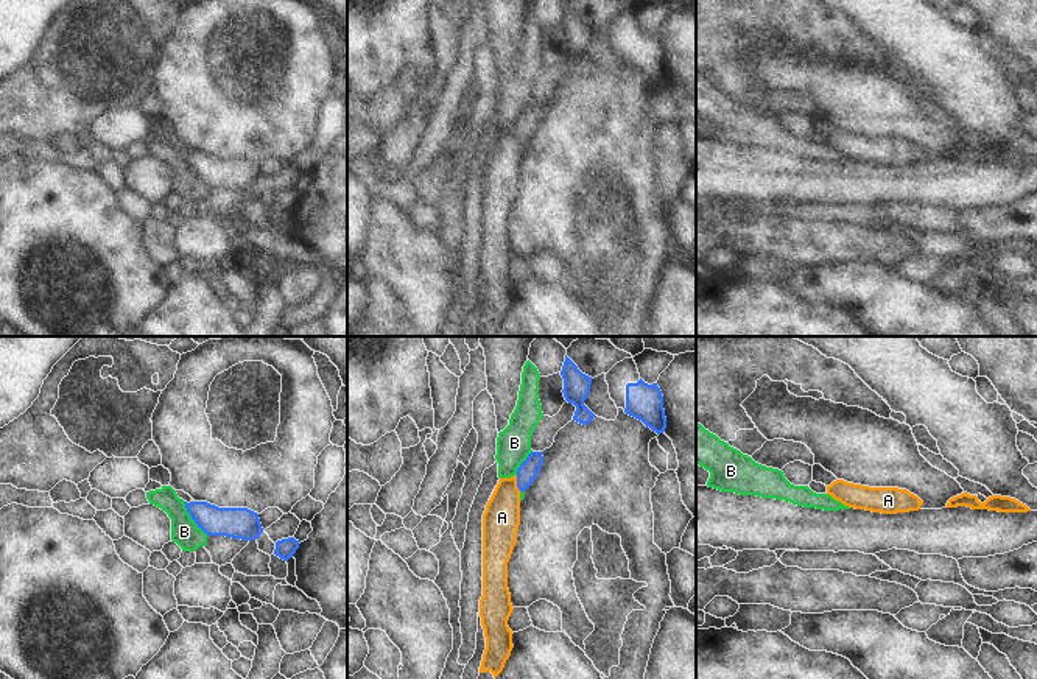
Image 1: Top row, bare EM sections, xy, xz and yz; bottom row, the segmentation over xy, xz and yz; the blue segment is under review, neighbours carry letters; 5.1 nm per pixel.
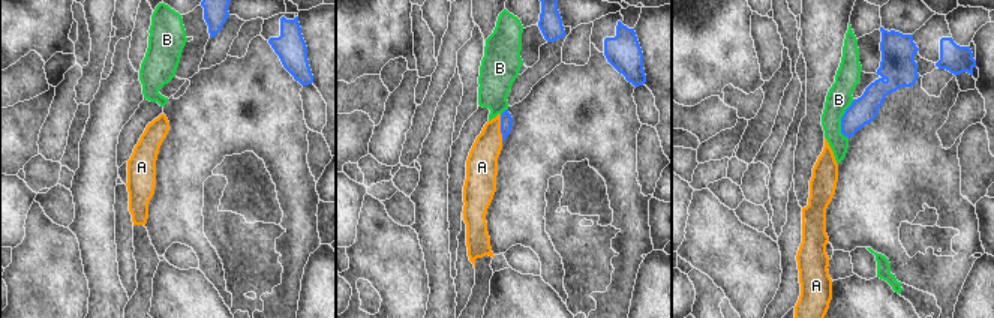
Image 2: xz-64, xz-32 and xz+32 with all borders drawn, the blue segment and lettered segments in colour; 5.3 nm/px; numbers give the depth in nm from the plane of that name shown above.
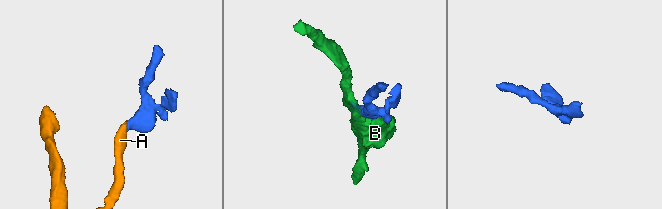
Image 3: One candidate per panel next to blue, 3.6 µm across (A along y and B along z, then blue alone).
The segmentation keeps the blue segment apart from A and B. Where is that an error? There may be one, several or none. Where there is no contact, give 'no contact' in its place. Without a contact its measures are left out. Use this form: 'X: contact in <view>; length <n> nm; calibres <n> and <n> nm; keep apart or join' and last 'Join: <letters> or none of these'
A: contact in xz; length 90 nm; calibres 100 and 190 nm; join
B: contact in xy; length 220 nm; calibres 160 and 140 nm; keep apart
Join: A

